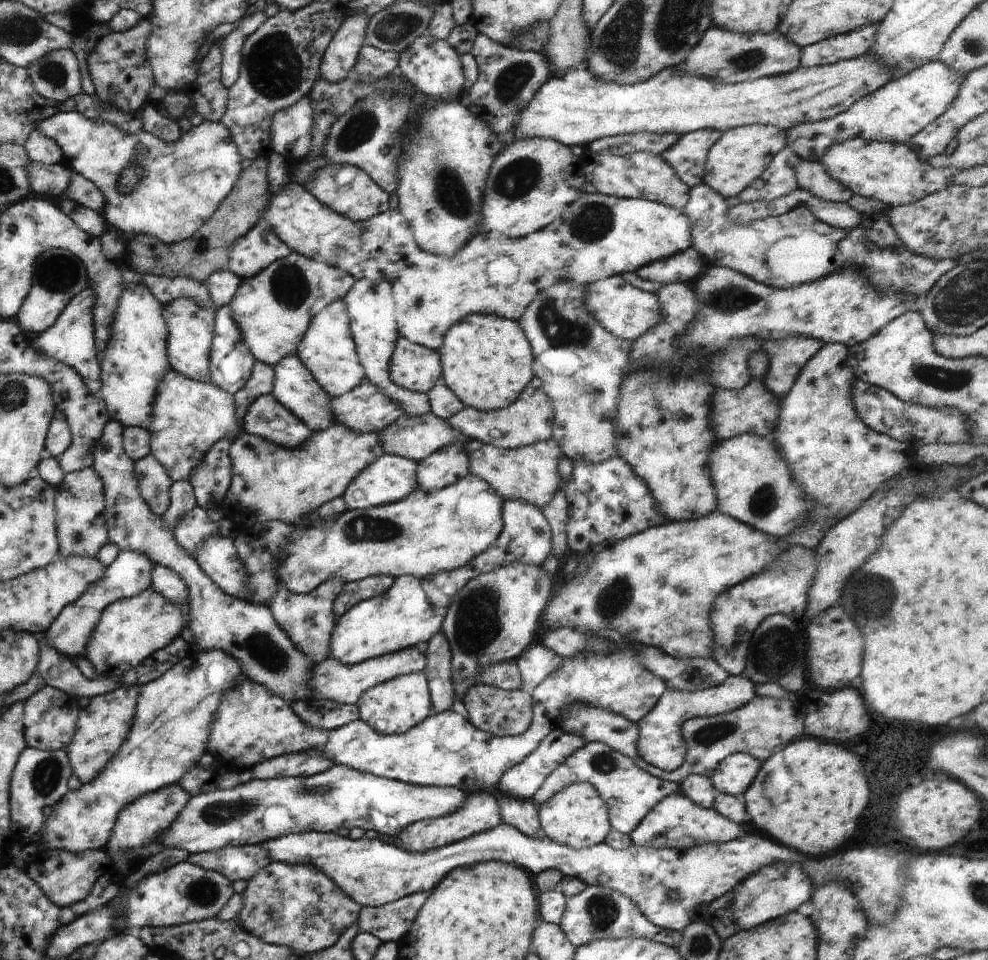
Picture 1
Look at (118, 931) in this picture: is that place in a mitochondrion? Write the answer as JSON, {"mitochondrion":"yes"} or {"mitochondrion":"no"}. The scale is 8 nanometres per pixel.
{"mitochondrion":"no"}

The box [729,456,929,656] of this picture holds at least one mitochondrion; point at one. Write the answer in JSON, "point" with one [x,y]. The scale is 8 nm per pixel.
{"point":[875,587]}

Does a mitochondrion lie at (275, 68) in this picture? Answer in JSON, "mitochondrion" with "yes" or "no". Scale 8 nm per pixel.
{"mitochondrion":"yes"}

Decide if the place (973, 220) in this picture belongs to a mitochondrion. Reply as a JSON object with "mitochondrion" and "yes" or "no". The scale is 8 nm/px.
{"mitochondrion":"no"}

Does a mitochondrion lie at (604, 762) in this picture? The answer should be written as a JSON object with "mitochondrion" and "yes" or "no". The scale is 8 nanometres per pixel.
{"mitochondrion":"yes"}

